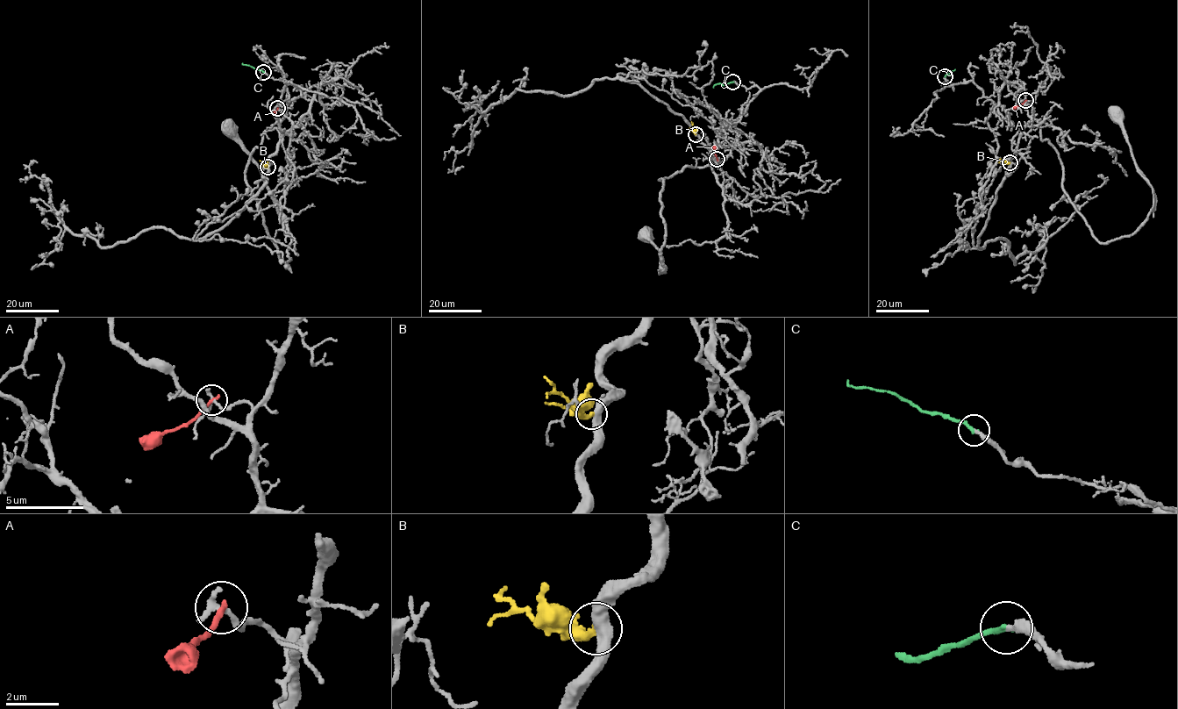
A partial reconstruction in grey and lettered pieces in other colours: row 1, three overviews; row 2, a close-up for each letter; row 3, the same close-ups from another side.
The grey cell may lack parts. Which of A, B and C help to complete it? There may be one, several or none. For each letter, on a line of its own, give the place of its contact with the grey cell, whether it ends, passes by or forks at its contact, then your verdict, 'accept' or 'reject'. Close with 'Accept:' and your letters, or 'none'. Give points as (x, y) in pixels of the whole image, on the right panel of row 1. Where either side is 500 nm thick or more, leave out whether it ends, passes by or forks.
A: (1025, 100) | it ends | reject
B: (1010, 162) | it ends | reject
C: (945, 76) | it ends | accept
Accept: C

